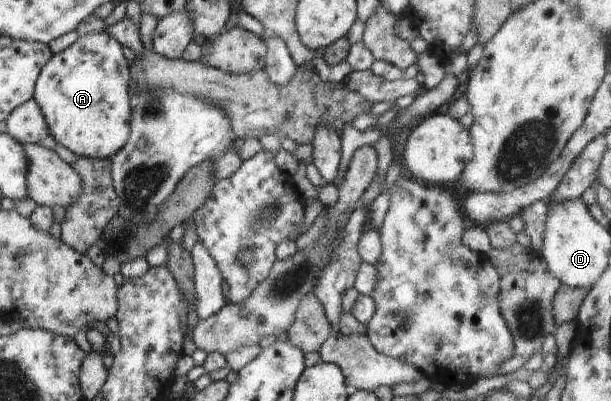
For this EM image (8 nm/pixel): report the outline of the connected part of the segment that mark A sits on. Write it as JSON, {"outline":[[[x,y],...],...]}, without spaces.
{"outline":[[[107,30],[79,36],[64,51],[54,53],[35,82],[33,99],[40,107],[52,136],[58,144],[78,157],[108,159],[108,156],[114,156],[128,142],[131,131],[129,64],[122,53],[123,46]]]}

